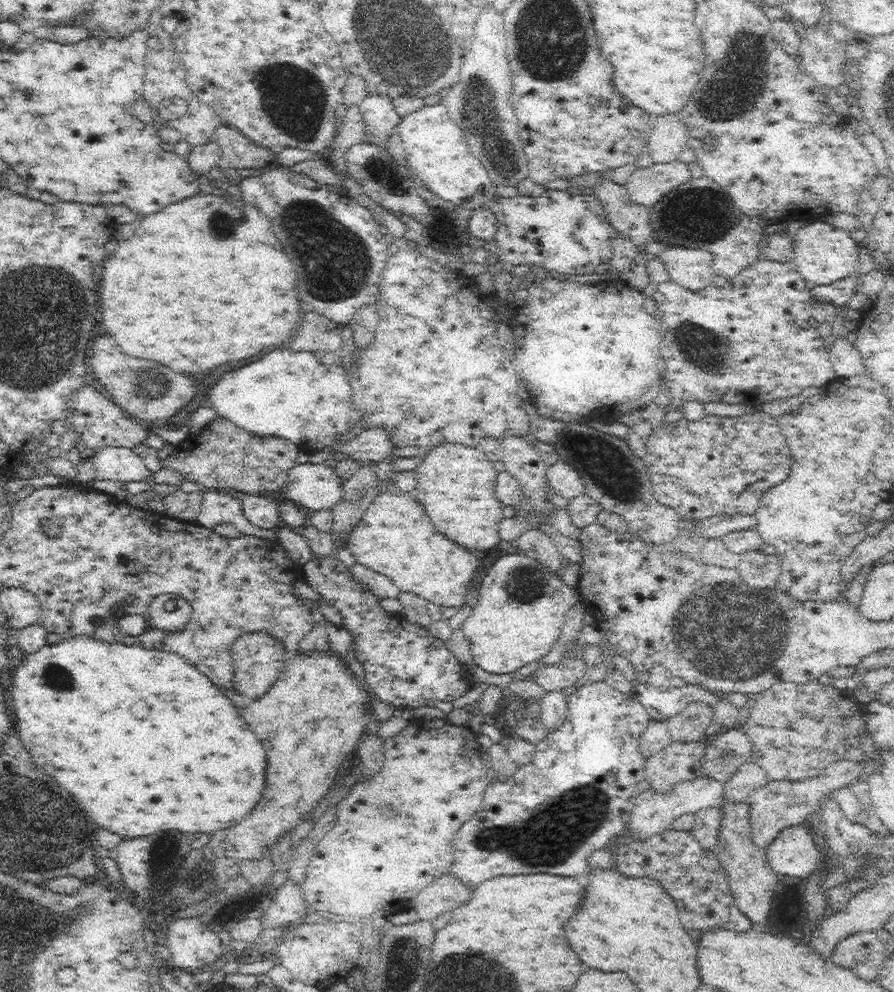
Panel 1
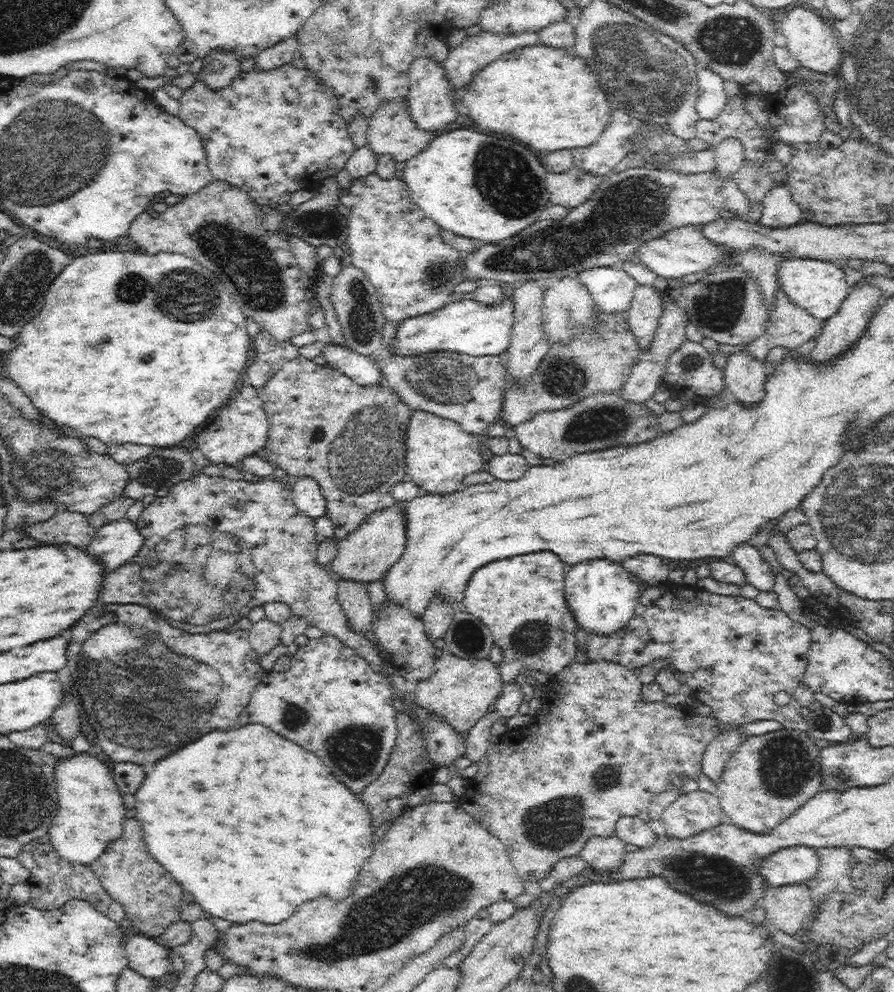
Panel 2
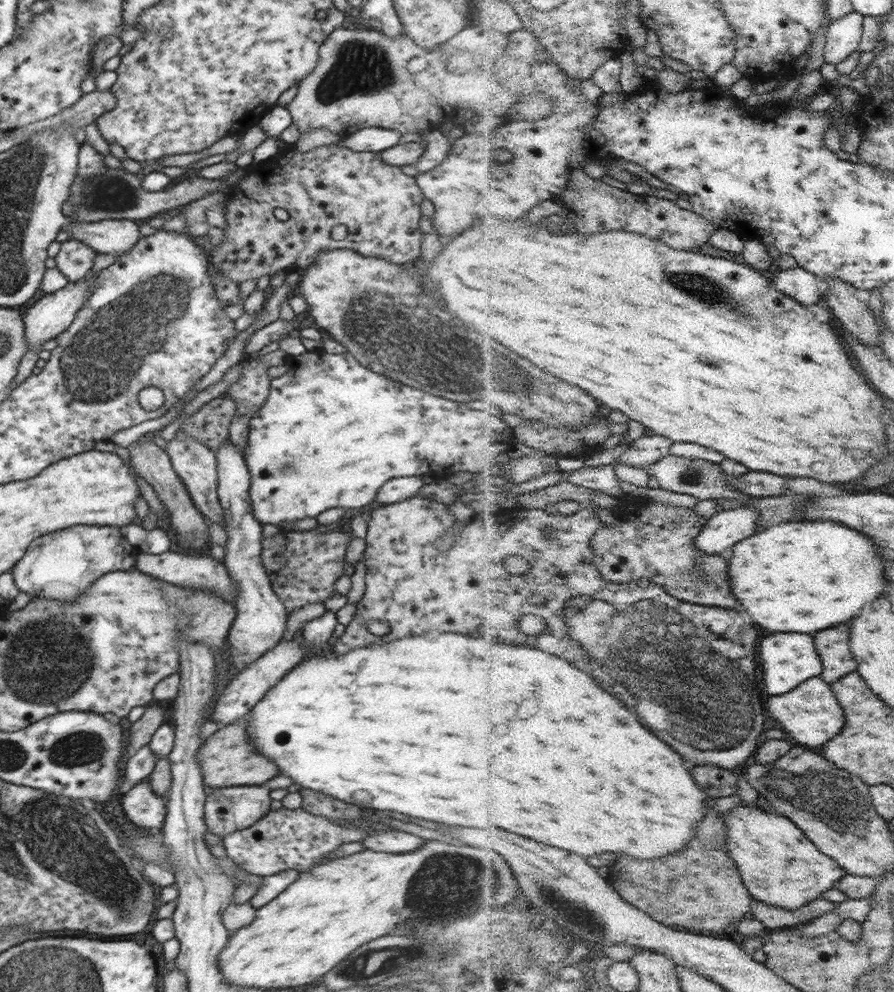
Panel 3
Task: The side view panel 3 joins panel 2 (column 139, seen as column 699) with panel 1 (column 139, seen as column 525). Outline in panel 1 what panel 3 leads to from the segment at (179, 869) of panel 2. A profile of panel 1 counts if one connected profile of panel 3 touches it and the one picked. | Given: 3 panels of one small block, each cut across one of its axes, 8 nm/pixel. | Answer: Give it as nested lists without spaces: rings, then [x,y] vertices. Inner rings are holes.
[[[75,634],[70,638],[47,642],[36,650],[22,653],[22,662],[14,668],[10,676],[10,700],[18,728],[18,738],[24,750],[30,754],[30,760],[34,760],[34,764],[40,766],[46,774],[50,774],[60,788],[70,790],[84,804],[84,810],[100,826],[110,828],[112,832],[128,838],[168,828],[212,832],[216,828],[228,826],[230,822],[238,822],[238,818],[246,816],[250,812],[250,806],[254,806],[254,802],[258,800],[264,770],[264,752],[258,744],[258,738],[234,712],[230,700],[218,688],[214,688],[204,674],[194,670],[194,666],[190,666],[182,656],[164,652],[162,649],[158,652],[158,649],[149,649],[142,645],[107,641],[89,634]]]

